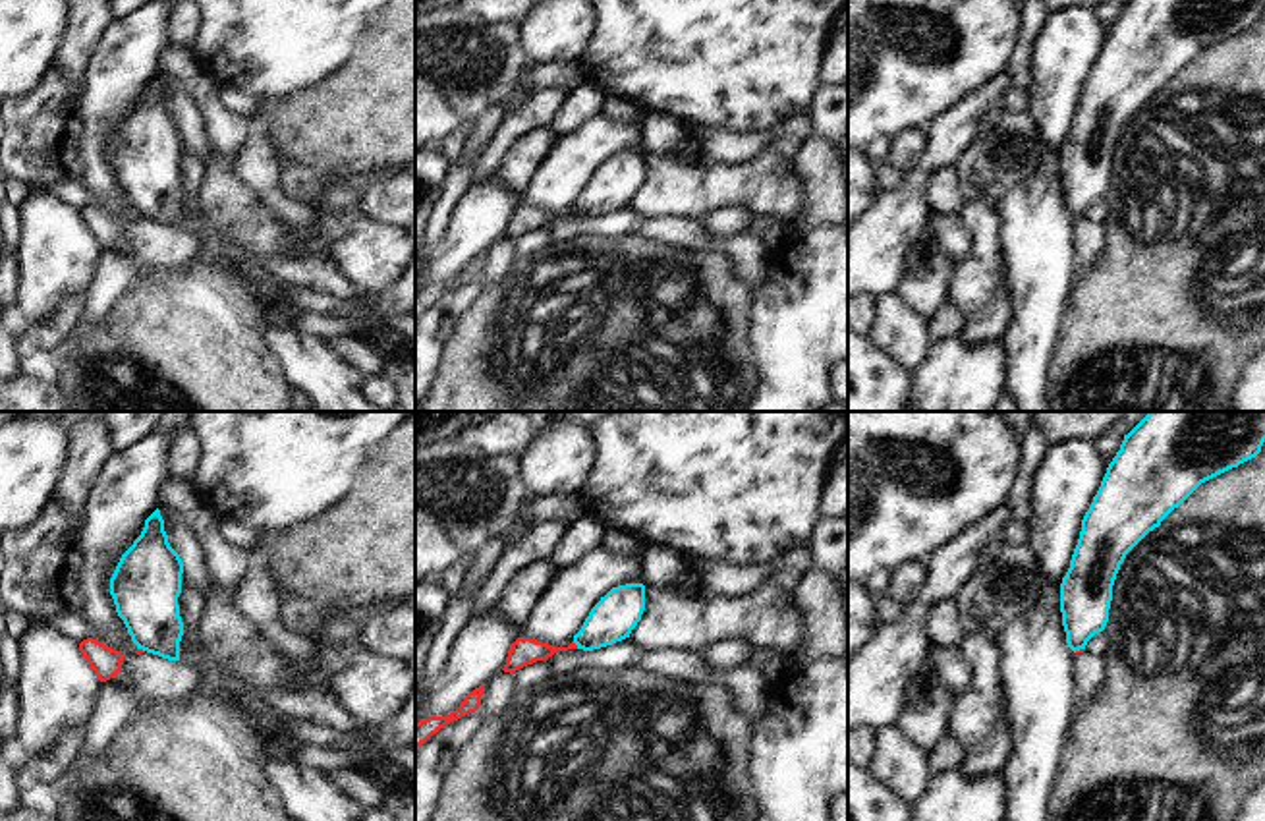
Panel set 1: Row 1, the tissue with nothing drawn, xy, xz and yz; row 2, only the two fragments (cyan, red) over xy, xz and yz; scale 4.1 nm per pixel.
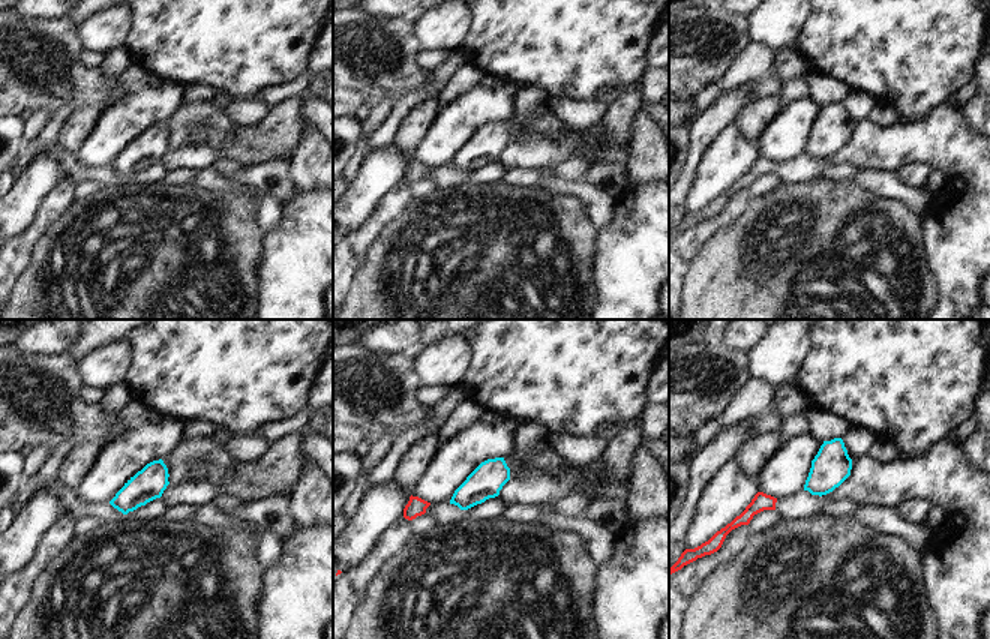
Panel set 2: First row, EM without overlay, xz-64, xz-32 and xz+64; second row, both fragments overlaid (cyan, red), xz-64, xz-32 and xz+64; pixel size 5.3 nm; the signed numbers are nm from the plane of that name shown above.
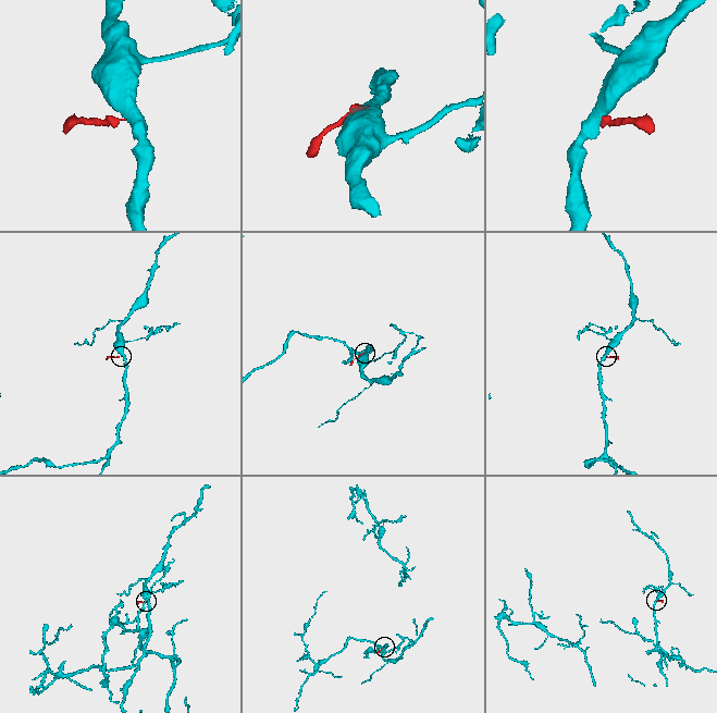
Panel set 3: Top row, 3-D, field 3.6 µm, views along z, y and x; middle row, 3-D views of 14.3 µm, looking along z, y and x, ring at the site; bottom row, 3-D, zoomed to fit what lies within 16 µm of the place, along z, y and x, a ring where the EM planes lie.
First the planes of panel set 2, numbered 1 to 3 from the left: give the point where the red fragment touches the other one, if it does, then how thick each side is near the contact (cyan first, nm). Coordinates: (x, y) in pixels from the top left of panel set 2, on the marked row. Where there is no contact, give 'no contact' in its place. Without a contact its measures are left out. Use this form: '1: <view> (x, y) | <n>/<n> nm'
1: no contact
2: no contact
3: no contact

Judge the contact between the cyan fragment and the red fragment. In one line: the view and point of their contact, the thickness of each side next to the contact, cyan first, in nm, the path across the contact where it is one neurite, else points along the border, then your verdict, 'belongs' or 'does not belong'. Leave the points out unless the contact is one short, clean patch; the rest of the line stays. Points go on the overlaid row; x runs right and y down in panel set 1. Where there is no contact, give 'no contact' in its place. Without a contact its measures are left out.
xz (576, 644) | 190/120 nm | along xz (572, 642), (578, 648) | does not belong

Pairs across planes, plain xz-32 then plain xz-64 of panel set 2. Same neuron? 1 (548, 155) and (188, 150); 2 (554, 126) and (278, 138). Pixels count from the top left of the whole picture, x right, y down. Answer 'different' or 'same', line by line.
1: same
2: same

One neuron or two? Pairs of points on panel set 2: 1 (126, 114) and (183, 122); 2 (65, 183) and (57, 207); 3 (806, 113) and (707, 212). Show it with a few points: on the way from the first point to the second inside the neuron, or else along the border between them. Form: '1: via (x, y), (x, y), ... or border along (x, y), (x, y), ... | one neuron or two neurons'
1: border along (182, 101), (162, 123) | two neurons
2: via (65, 189), (57, 201) | one neuron
3: border along (798, 155), (777, 162), (759, 156) | two neurons

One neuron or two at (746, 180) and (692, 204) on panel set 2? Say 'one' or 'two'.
two

